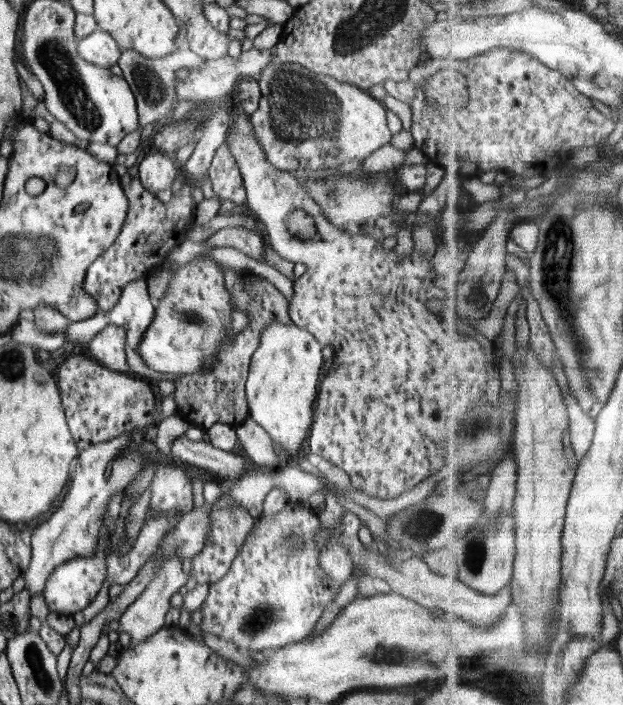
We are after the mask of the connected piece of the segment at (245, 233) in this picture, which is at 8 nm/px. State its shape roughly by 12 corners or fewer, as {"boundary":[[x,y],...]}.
{"boundary":[[242,226],[222,228],[204,242],[262,261],[262,240]]}

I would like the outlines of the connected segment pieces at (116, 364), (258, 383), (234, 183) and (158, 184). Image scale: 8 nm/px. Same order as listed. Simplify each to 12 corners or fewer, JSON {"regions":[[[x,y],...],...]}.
{"regions":[[[109,324],[88,352],[103,367],[126,373],[127,332]],[[274,322],[246,379],[249,417],[306,449],[324,373],[308,330]],[[228,144],[210,165],[212,190],[237,205],[246,202],[244,178]],[[142,155],[136,166],[152,195],[172,190],[179,168],[173,155]]]}

